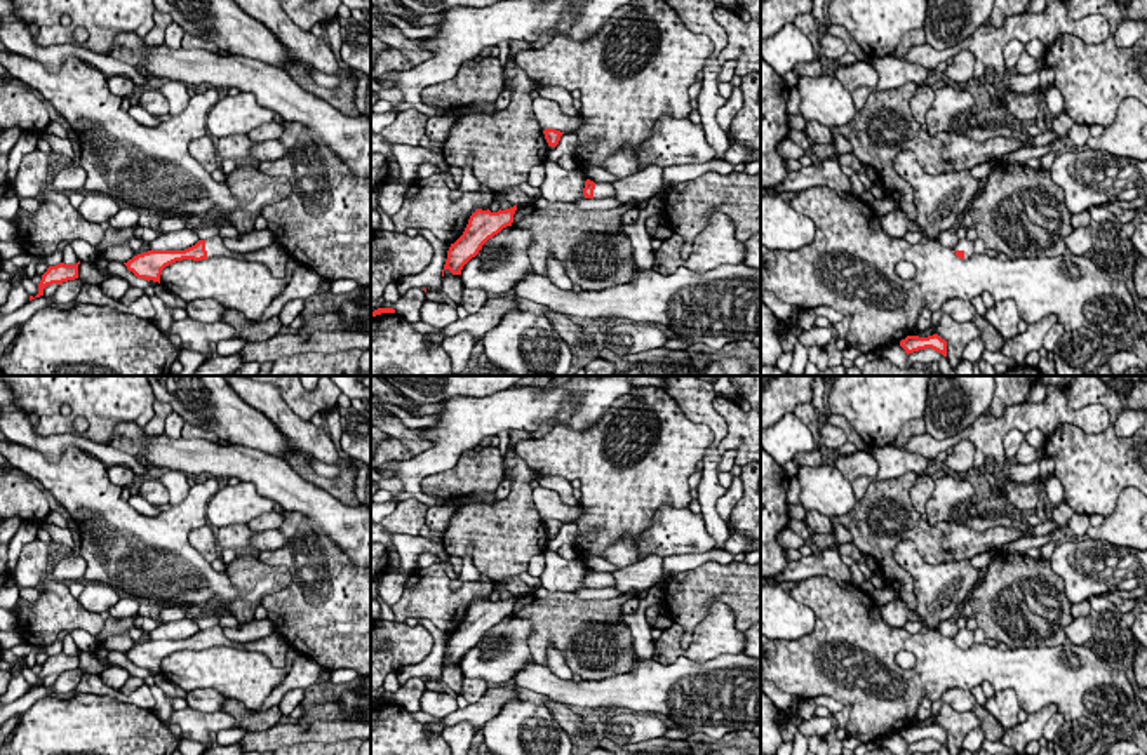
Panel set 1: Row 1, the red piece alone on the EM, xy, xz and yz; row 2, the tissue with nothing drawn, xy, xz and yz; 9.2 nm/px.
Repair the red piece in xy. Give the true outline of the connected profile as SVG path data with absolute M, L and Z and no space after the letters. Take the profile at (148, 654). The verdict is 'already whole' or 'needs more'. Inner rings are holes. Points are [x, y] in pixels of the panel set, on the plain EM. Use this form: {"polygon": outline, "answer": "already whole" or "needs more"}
{"polygon": "M211 626L205 630L198 630L195 635L184 640L148 640L134 645L127 652L129 661L132 661L138 668L153 670L160 673L162 659L176 651L193 649L202 651L214 645L226 645L240 651L252 651L266 654L275 668L282 668L285 665L285 654L291 649L287 642L280 642L277 633L254 640L254 642L235 642L230 640L221 626Z", "answer": "needs more"}

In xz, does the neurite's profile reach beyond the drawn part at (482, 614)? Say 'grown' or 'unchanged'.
unchanged

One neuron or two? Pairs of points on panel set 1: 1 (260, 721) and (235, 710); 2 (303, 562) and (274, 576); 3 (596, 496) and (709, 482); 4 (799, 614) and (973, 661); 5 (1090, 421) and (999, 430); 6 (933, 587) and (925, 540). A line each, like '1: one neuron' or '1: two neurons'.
1: one neuron
2: two neurons
3: two neurons
4: two neurons
5: one neuron
6: two neurons

